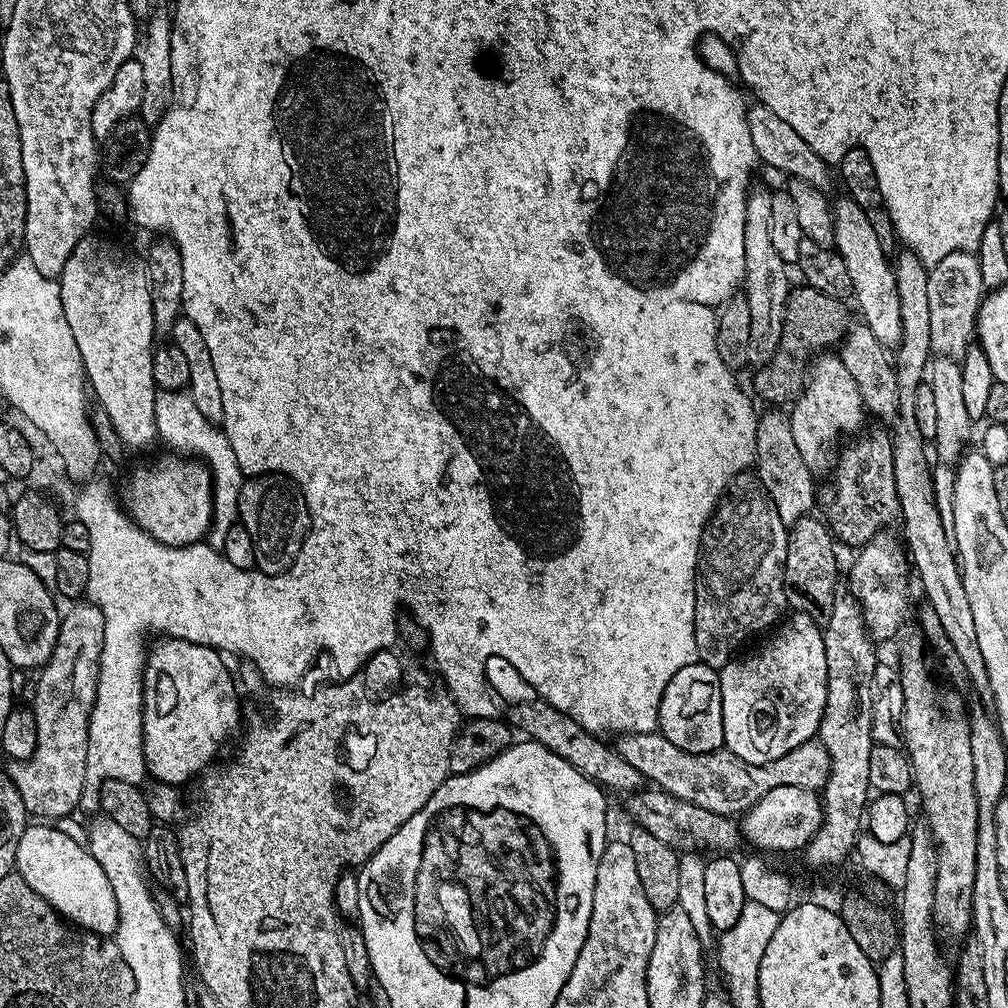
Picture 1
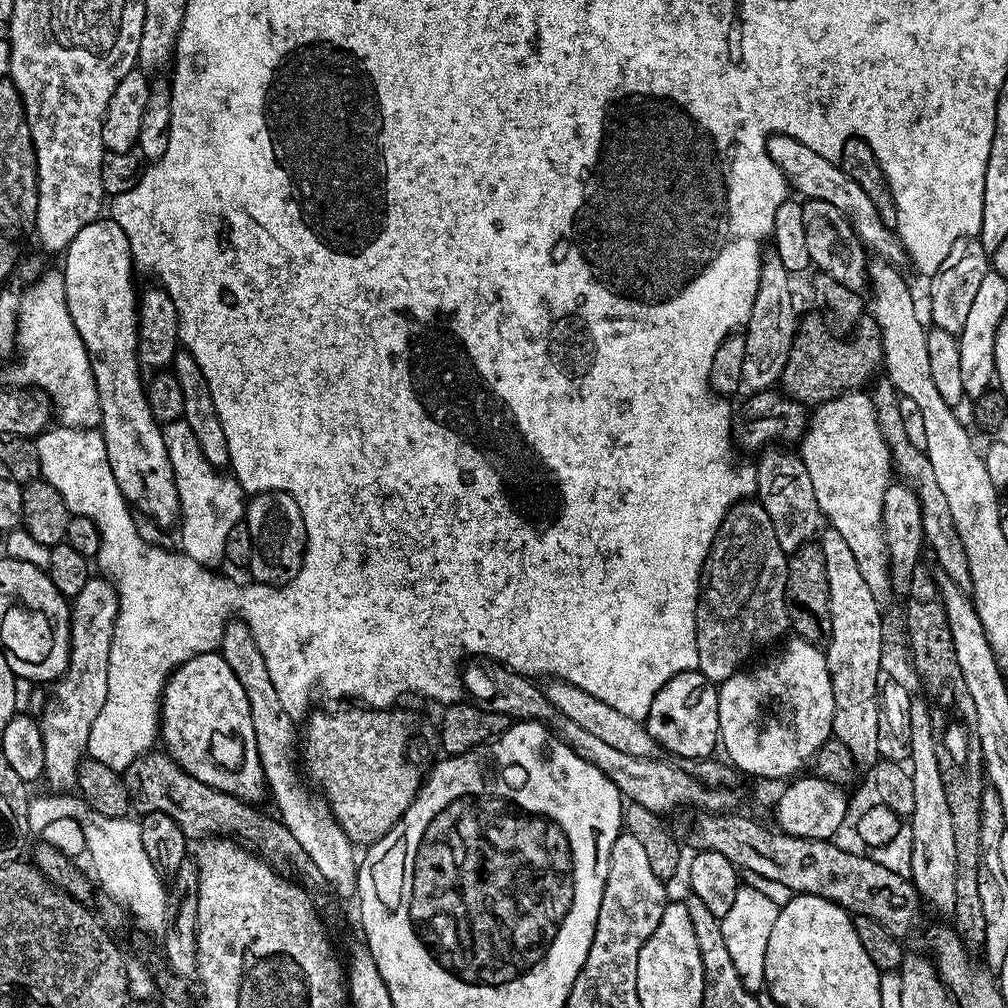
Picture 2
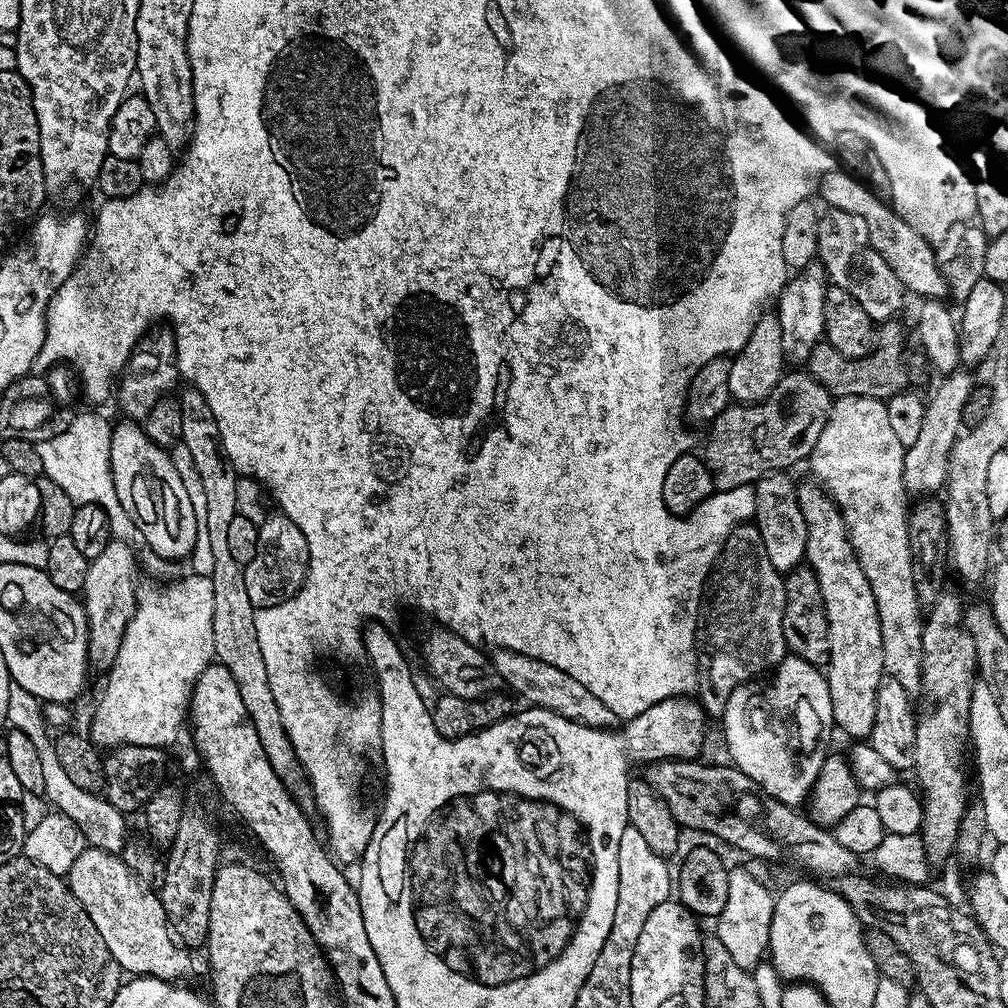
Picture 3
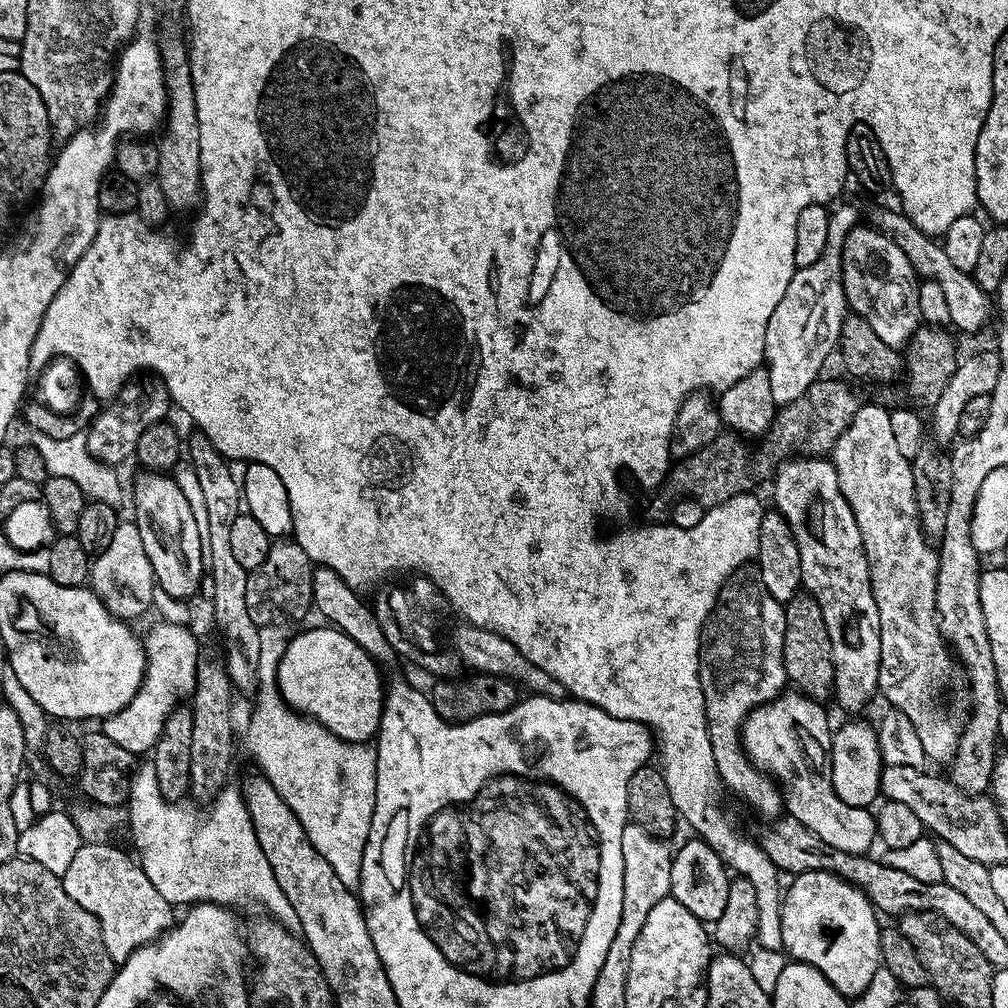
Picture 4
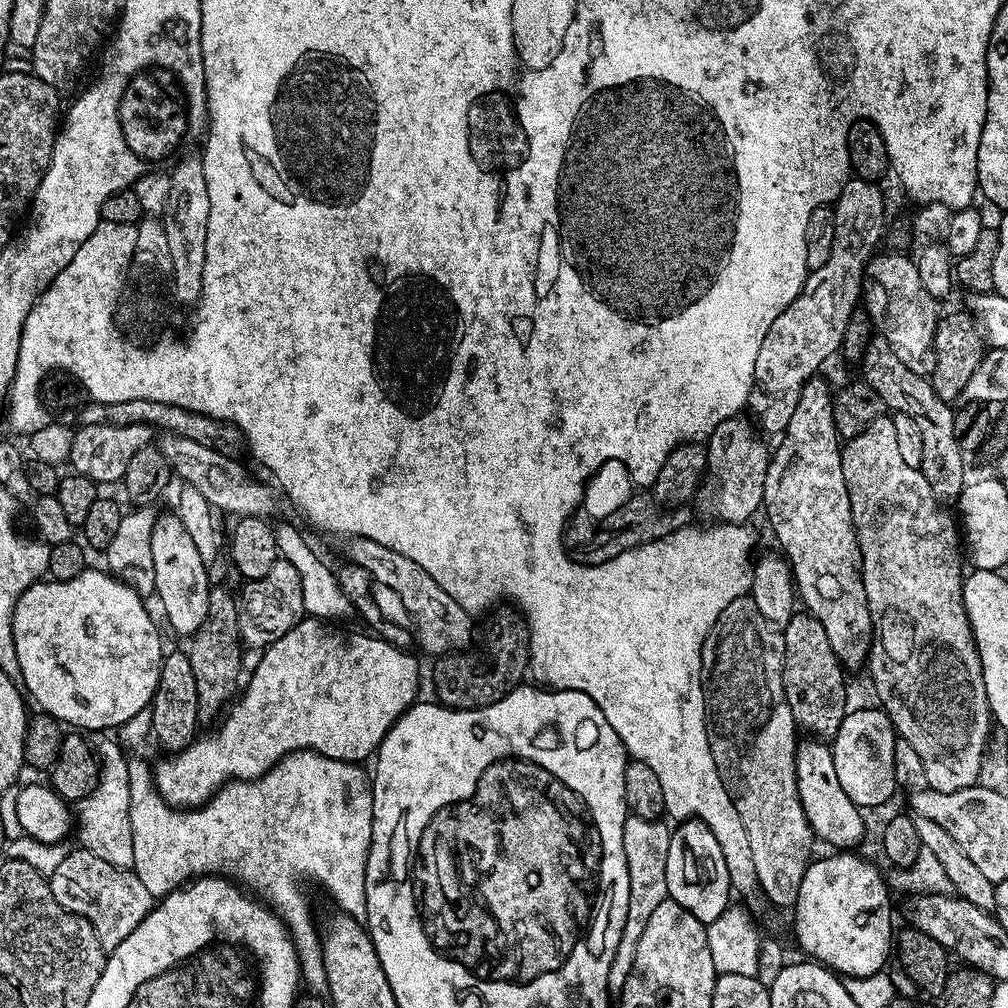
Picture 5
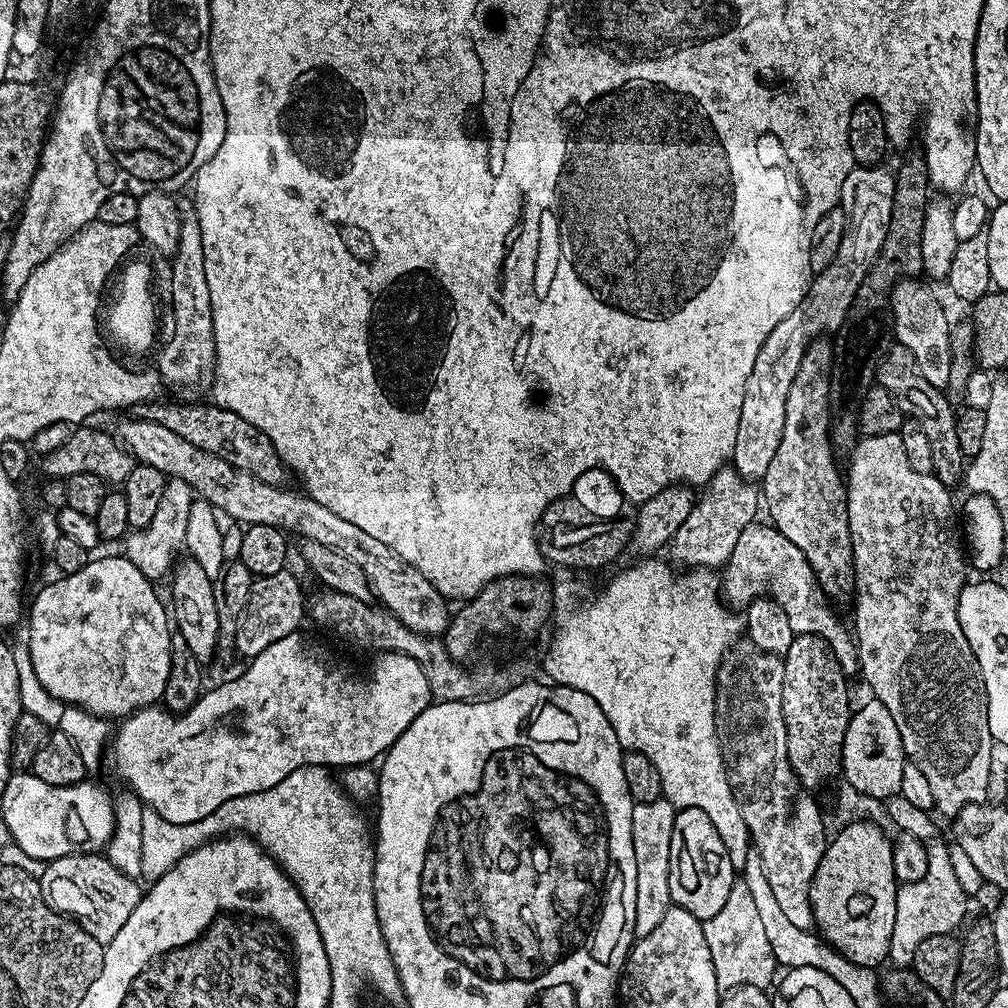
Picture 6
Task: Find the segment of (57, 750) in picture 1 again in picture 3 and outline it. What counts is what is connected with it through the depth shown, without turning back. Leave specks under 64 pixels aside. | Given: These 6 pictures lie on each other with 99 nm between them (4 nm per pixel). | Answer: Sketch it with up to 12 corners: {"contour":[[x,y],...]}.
{"contour":[[113,539],[88,562],[88,655],[106,674],[136,609],[136,558]]}

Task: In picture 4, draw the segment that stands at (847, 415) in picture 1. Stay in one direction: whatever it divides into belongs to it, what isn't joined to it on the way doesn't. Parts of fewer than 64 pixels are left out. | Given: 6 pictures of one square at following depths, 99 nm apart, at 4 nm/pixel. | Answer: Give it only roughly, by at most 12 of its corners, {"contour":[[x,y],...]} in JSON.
{"contour":[[889,409],[831,448],[882,642],[879,695],[951,765],[972,687]]}

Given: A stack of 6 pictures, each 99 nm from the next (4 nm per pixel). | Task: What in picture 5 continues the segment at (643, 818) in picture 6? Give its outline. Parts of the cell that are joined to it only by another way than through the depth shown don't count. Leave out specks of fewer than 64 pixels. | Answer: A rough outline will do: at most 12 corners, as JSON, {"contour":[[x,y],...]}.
{"contour":[[629,815],[624,855],[630,890],[626,924],[610,962],[618,994],[650,914],[669,899],[663,819]]}

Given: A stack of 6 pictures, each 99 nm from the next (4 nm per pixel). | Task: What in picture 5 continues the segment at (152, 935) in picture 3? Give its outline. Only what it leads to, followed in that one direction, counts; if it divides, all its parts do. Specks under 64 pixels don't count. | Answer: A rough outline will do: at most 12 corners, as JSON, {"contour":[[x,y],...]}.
{"contour":[[81,848],[50,879],[110,954],[156,898],[131,870]]}

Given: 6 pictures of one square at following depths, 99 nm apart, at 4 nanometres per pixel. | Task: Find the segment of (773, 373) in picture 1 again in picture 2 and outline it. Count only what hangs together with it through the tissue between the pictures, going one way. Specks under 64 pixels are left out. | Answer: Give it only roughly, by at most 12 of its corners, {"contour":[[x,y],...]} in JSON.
{"contour":[[871,314],[856,340],[799,321],[782,392],[819,406],[863,389],[884,359]]}

